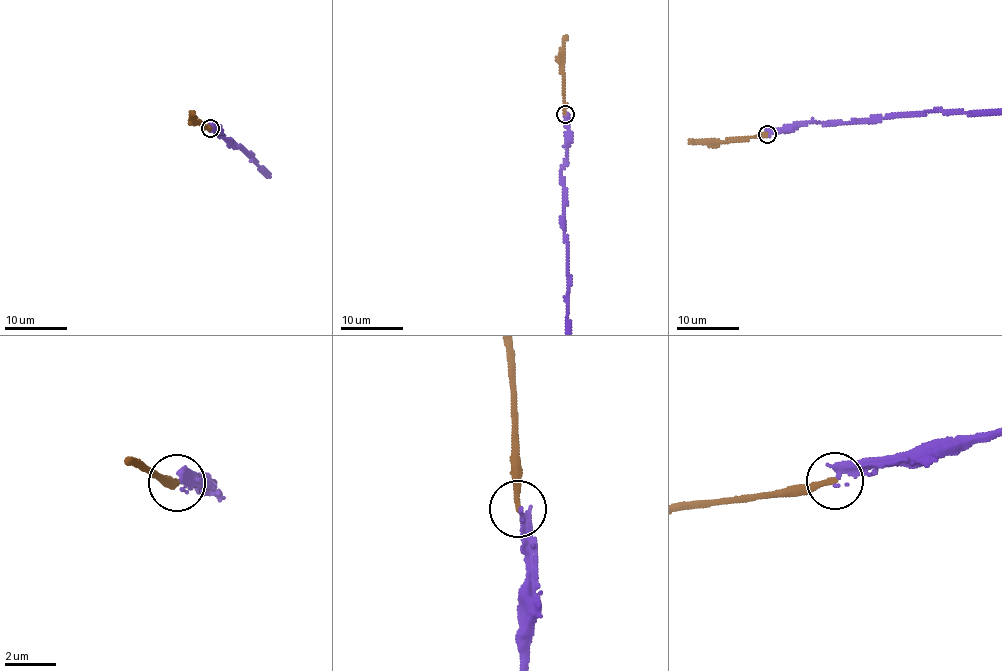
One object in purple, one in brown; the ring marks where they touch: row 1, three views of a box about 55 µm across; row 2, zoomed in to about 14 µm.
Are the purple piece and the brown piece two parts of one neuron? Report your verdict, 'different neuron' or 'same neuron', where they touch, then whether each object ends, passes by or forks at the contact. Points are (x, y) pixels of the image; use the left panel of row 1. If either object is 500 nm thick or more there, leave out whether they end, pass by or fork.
different neuron; at (210, 128); purple ends there; brown ends there

